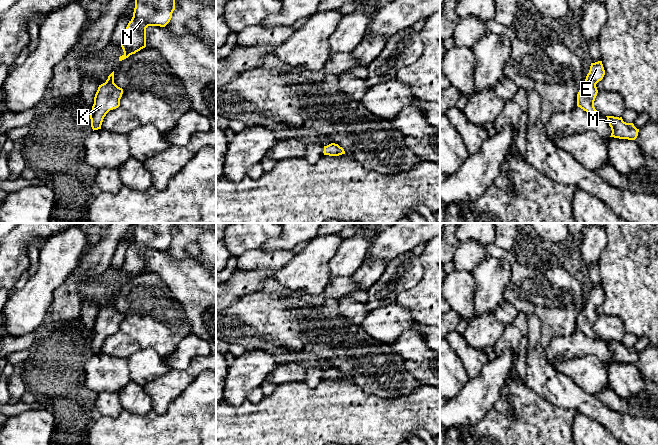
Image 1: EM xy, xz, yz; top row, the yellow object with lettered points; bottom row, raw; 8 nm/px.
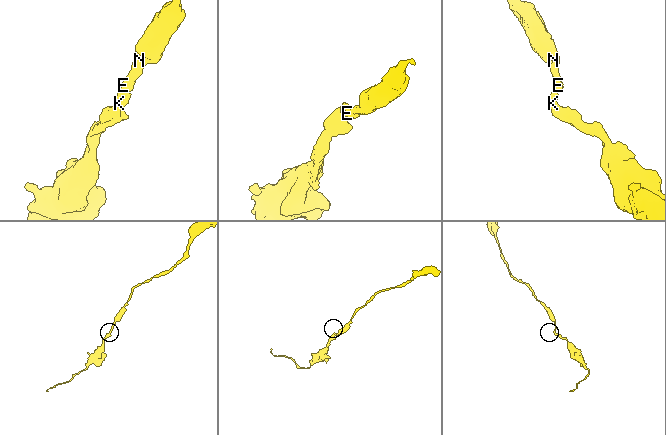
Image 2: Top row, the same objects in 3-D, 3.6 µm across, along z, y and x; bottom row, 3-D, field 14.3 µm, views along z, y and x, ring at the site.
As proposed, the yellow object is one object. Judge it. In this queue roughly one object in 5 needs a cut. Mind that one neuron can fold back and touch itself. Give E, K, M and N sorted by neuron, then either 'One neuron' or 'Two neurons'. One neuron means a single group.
Groups: E K M N. One neuron

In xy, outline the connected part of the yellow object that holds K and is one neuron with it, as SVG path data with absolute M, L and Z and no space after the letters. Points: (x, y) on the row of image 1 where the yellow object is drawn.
M114 71L108 76L105 83L99 85L94 97L94 104L89 113L91 127L94 130L101 129L106 114L120 106L123 89L114 83Z

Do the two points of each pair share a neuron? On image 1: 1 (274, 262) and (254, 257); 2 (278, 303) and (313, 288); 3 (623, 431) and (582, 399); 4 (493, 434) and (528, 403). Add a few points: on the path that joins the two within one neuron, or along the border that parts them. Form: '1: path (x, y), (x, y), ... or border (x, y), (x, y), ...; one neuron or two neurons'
1: path (269, 260), (259, 259); one neuron
2: border (279, 283), (295, 293), (318, 295), (323, 291); two neurons
3: path (613, 421), (592, 406); one neuron
4: path (503, 434), (525, 413); one neuron

